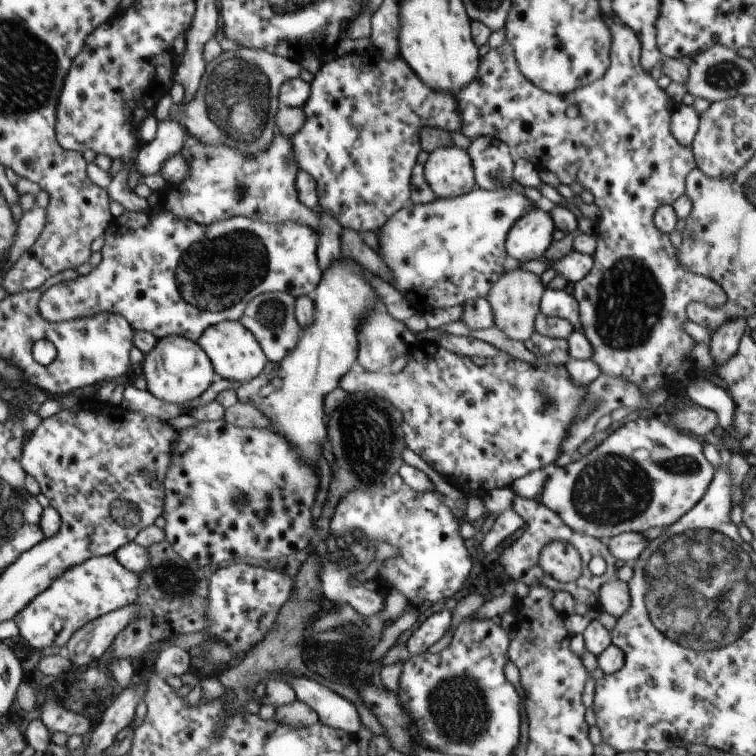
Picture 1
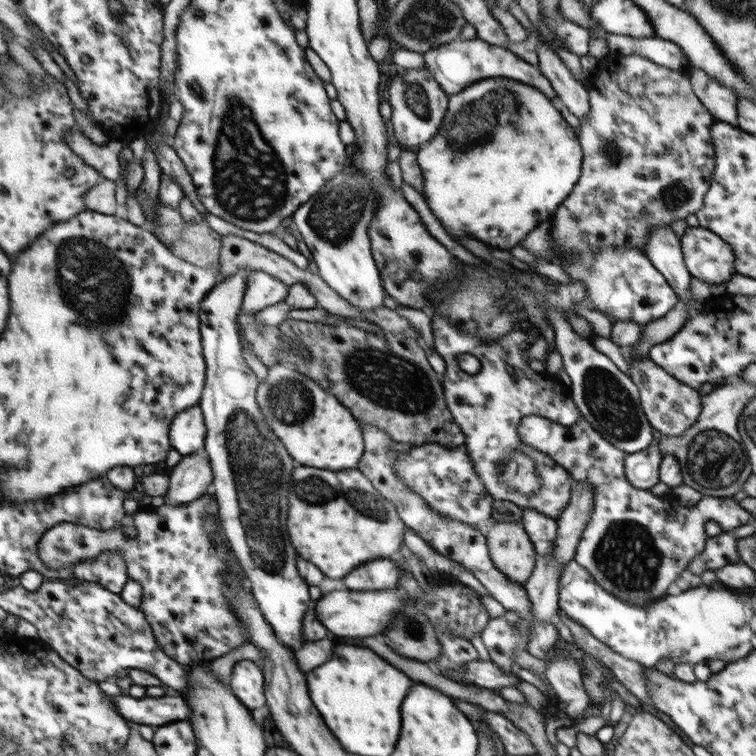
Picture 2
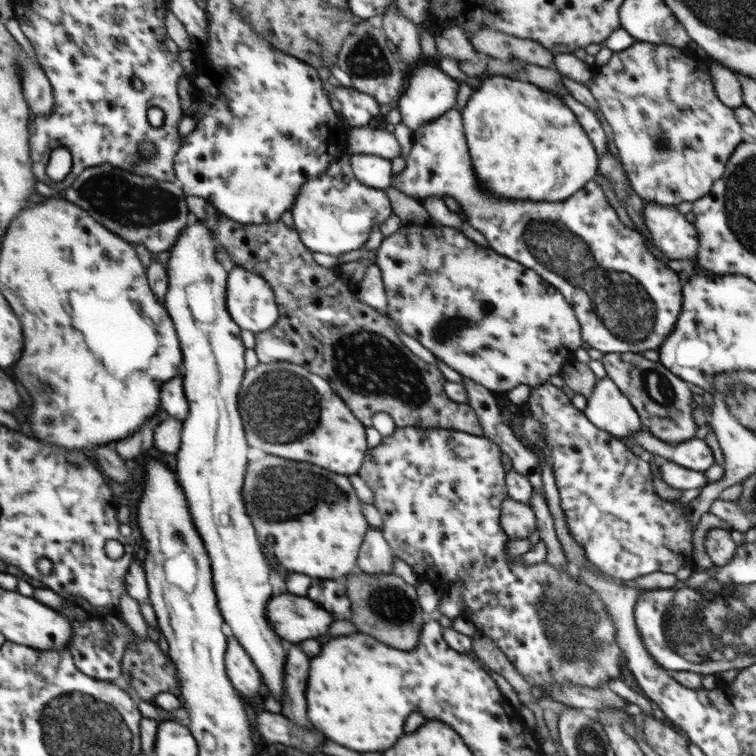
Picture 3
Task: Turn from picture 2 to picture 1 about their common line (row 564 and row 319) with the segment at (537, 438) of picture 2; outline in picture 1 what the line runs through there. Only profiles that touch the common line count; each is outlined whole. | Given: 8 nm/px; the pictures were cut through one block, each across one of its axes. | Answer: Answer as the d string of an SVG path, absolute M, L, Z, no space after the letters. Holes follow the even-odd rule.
M602 14L602 20L604 24L608 26L610 30L610 36L612 36L610 46L610 66L606 70L606 74L598 80L594 80L592 84L588 86L582 86L582 88L576 88L574 92L570 92L570 96L554 96L554 94L548 94L544 90L541 90L529 82L520 71L518 62L514 57L514 48L510 42L505 41L502 46L491 49L483 57L480 57L479 67L475 80L470 81L465 87L462 87L456 92L455 99L457 100L459 111L461 112L462 126L460 132L468 136L470 139L476 139L477 137L490 137L491 139L500 140L508 146L510 154L513 160L522 158L523 160L534 163L534 156L538 158L538 162L542 162L540 166L546 171L554 173L561 184L569 187L573 183L580 183L585 190L590 191L594 196L594 202L600 208L601 216L596 223L594 236L597 238L597 248L593 255L593 268L591 272L582 278L579 282L574 282L574 298L578 302L578 312L580 314L579 325L577 329L581 330L588 338L590 346L592 346L592 362L596 366L600 366L602 375L614 376L614 378L622 378L622 380L628 380L634 382L644 394L656 390L656 388L667 389L674 380L674 374L678 372L682 363L691 360L692 350L696 346L694 339L685 331L684 324L688 321L686 309L691 302L704 303L710 308L722 306L726 303L727 295L723 292L722 286L700 274L694 274L690 272L688 268L685 268L680 264L678 260L677 249L672 245L669 235L664 234L656 228L654 225L654 214L656 210L663 205L672 205L675 200L685 194L685 181L696 168L696 162L694 160L693 152L690 147L686 147L678 143L678 140L670 133L670 120L672 103L670 98L666 95L665 90L660 88L658 82L651 78L651 75L642 68L640 60L642 58L642 44L640 38L636 36L636 32L631 30L624 24L614 23L612 18L608 18L605 14Z

